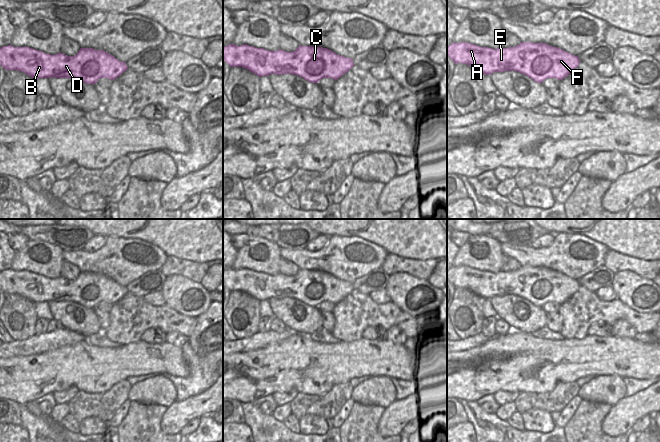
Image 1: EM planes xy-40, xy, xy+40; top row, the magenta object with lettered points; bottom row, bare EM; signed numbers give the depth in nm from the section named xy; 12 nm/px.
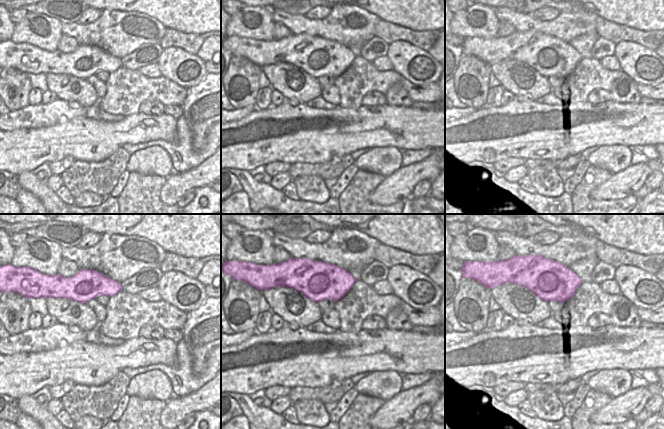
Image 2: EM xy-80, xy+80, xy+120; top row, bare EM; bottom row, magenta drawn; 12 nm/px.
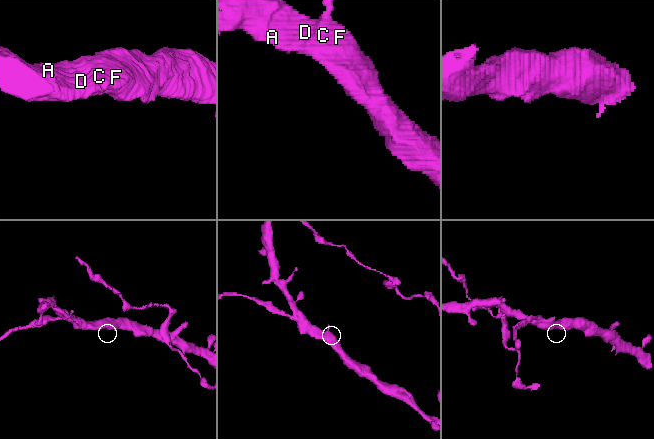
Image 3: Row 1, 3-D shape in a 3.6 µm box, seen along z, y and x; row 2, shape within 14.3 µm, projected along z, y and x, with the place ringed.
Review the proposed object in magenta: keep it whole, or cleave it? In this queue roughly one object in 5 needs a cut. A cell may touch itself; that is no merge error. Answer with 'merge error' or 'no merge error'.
no merge error

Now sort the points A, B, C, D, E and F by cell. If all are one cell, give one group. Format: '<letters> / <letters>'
A B C D E F

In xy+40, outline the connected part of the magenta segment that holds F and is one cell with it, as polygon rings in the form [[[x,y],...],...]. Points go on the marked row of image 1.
[[[453,42],[447,55],[455,64],[473,67],[484,75],[494,72],[517,71],[537,83],[547,78],[559,81],[578,67],[578,56],[545,43],[521,42],[515,47],[489,48],[475,44]]]

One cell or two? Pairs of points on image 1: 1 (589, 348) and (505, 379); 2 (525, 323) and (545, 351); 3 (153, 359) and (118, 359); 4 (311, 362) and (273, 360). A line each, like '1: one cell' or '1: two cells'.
1: one cell
2: two cells
3: one cell
4: one cell

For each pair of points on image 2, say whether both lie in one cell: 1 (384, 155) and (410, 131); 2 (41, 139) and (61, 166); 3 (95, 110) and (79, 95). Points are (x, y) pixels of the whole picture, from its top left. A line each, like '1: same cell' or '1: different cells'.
1: different cells
2: different cells
3: different cells

